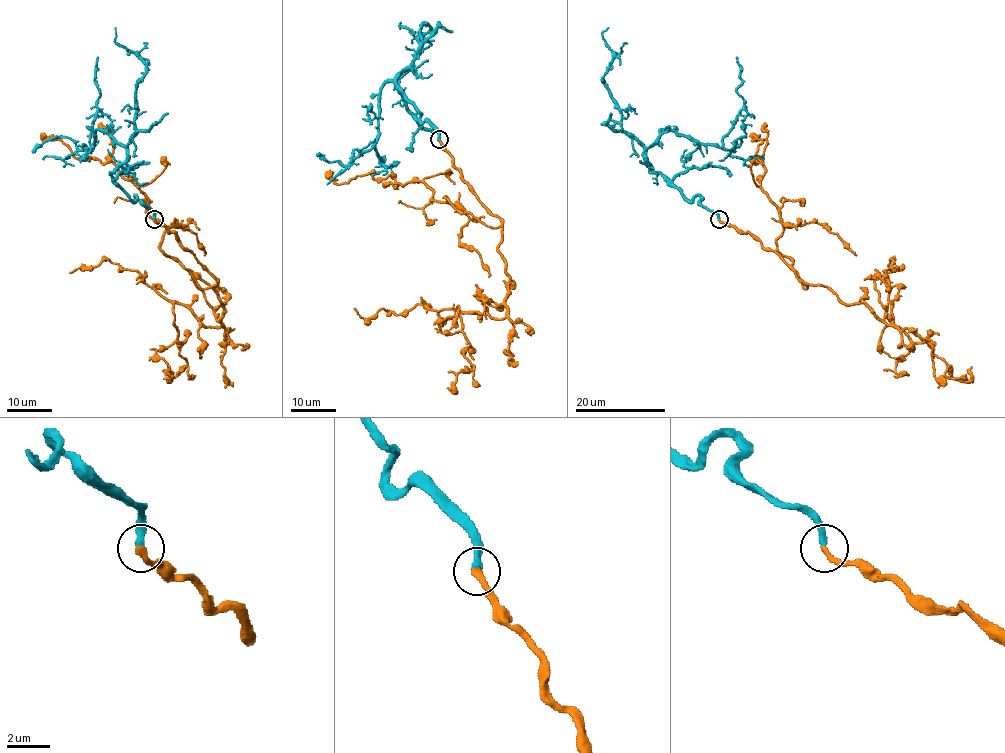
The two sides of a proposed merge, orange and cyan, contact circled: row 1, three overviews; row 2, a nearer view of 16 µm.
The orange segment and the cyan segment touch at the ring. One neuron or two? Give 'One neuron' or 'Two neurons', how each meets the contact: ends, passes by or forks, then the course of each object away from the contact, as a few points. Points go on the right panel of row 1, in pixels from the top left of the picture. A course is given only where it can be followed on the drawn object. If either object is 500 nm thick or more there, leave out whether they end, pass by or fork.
One neuron. At the ring orange ends. At the ring cyan ends. Course of orange: (719, 219), (801, 281), (898, 326), (891, 303), (885, 316), (954, 379), (968, 370). Course of cyan: (719, 219), (699, 195), (690, 201), (654, 171), (646, 150), (663, 130), (722, 145), (744, 104), (736, 57)

